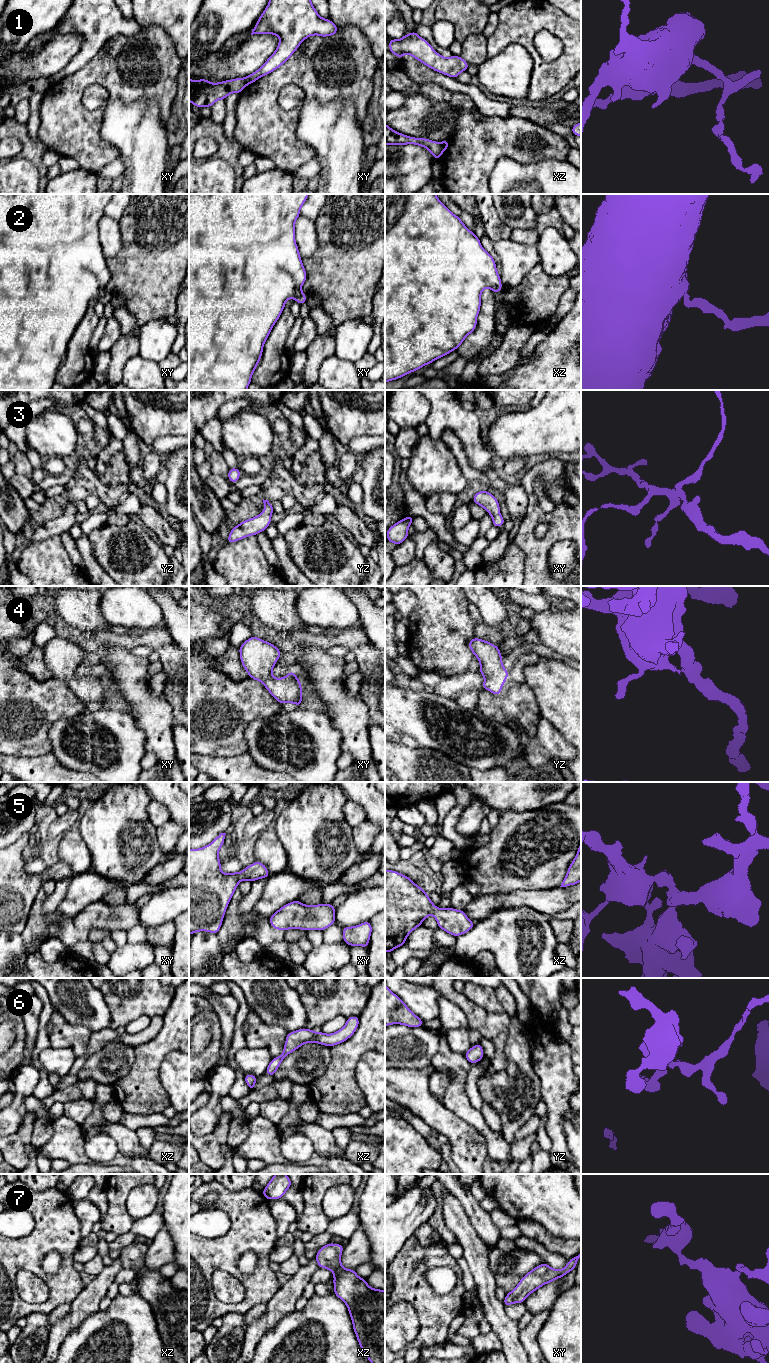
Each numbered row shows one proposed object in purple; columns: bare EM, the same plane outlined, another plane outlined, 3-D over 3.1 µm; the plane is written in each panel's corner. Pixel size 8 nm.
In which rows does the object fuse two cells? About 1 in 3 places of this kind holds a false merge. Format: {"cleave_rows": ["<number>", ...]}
{"cleave_rows": ["1"]}

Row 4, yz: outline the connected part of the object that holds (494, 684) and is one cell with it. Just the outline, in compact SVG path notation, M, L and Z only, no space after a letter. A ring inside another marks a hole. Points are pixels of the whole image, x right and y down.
M476 637L468 642L468 646L480 663L479 672L485 679L482 688L500 695L509 672L503 666L499 647Z

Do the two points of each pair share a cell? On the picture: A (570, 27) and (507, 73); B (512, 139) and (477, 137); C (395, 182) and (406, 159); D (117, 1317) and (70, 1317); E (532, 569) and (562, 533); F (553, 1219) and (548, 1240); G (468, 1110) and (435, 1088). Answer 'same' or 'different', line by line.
A: different
B: same
C: different
D: different
E: same
F: different
G: different

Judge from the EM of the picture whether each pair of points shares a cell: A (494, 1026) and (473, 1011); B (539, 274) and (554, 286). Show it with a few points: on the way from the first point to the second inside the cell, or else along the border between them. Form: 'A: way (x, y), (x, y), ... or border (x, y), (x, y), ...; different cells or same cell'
A: way (489, 1025), (478, 1016); same cell
B: way (543, 278), (550, 285); same cell

